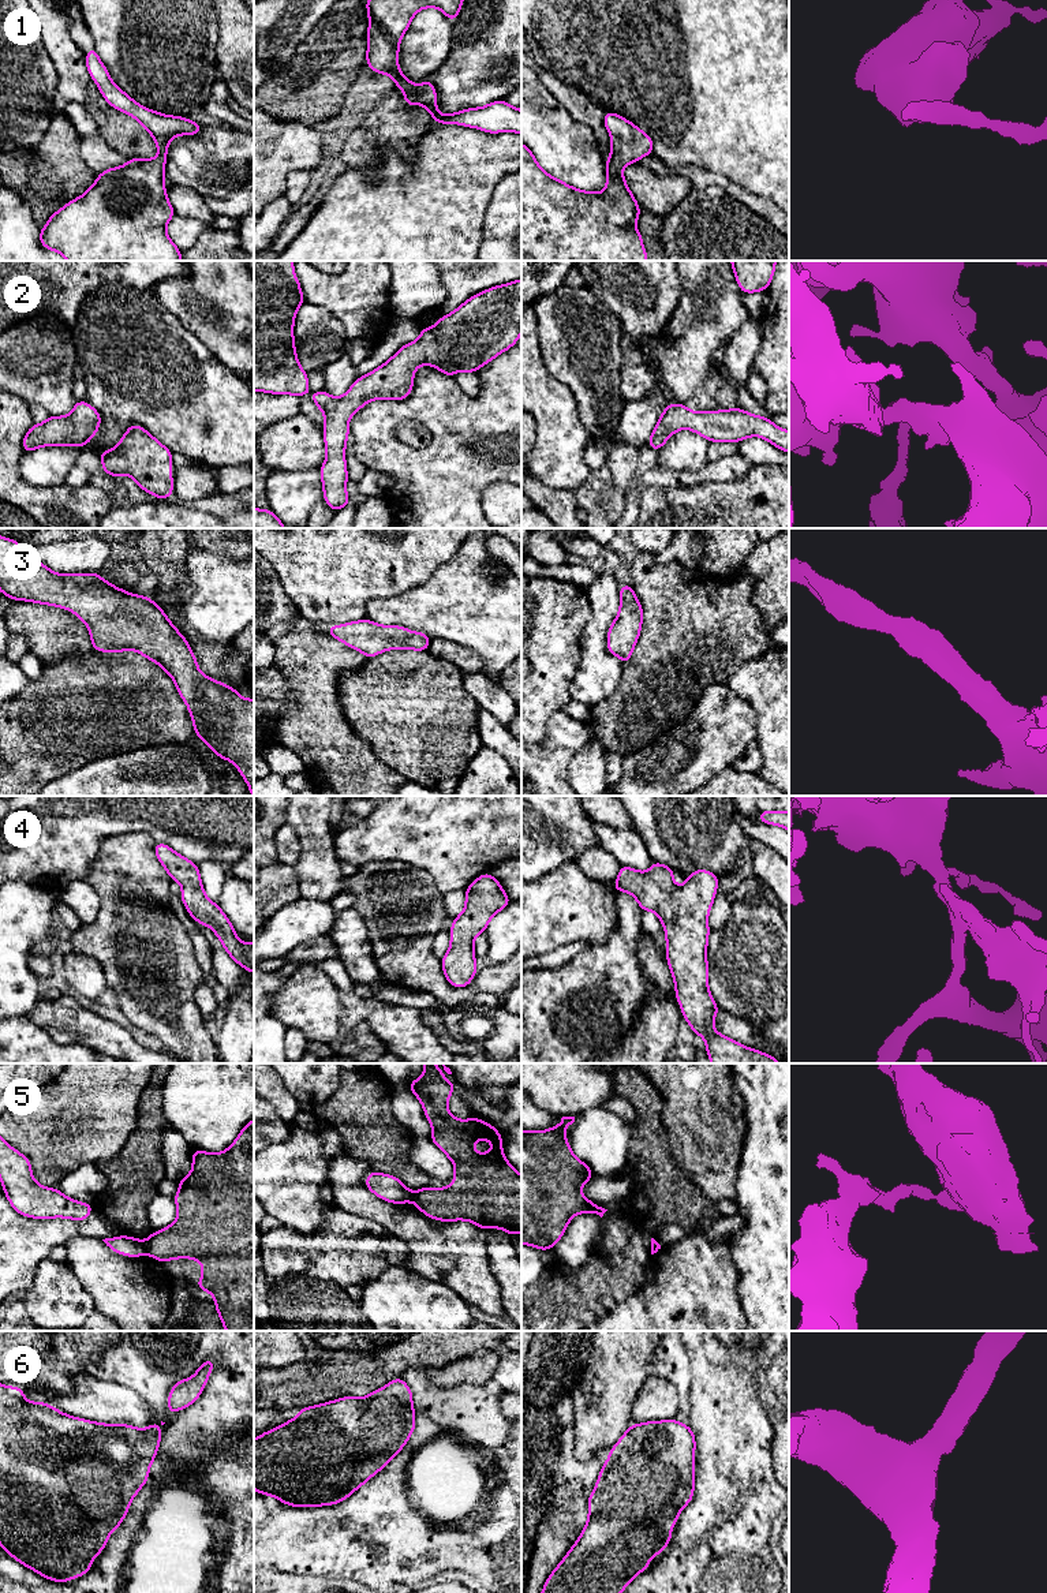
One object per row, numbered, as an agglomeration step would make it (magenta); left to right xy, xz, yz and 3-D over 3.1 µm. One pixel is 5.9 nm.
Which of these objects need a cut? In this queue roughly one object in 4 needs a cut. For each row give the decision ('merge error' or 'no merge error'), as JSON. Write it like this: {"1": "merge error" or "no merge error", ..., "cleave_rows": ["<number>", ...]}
{"1": "no merge error", "2": "no merge error", "3": "no merge error", "4": "no merge error", "5": "merge error", "6": "no merge error", "cleave_rows": ["5"]}

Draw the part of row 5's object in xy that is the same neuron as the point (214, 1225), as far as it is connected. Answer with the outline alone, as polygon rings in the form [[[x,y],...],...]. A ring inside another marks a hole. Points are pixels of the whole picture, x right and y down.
[[[254,1118],[238,1134],[232,1145],[220,1152],[209,1153],[201,1149],[192,1149],[192,1170],[179,1182],[179,1192],[173,1196],[177,1207],[177,1219],[168,1227],[150,1234],[146,1239],[147,1253],[158,1263],[173,1259],[194,1259],[202,1263],[202,1279],[197,1282],[195,1289],[209,1291],[216,1301],[216,1310],[227,1331],[254,1331]]]

